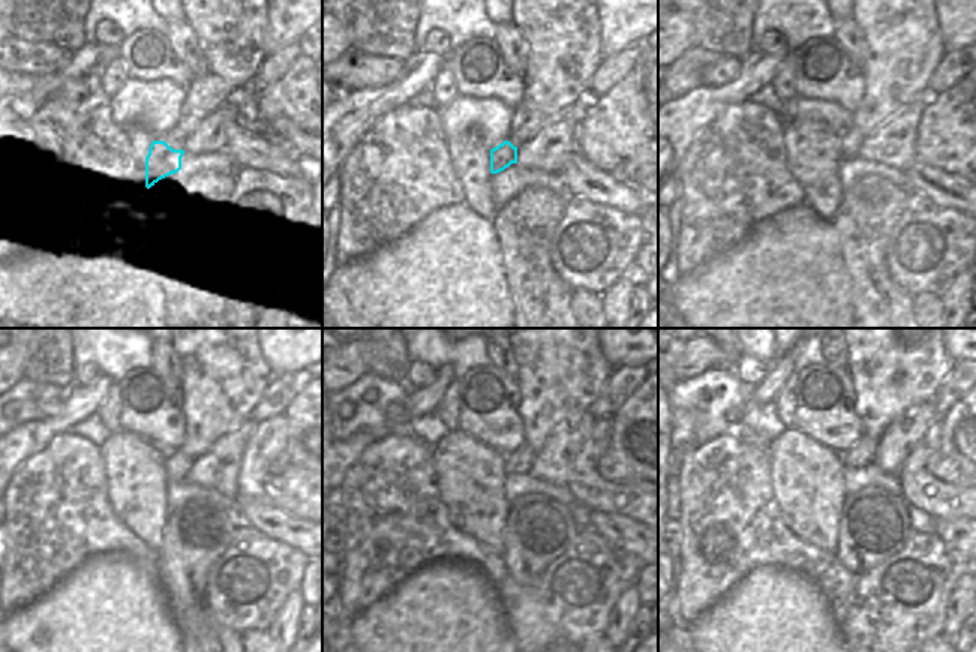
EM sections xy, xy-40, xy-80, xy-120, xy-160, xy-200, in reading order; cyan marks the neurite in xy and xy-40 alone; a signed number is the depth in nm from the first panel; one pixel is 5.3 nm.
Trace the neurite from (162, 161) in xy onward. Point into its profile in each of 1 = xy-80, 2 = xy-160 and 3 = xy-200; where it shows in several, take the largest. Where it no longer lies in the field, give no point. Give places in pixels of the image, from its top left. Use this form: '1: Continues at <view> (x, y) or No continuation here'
1: Continues at xy-80 (852, 138)
2: Continues at xy-160 (517, 462)
3: Continues at xy-200 (862, 453)

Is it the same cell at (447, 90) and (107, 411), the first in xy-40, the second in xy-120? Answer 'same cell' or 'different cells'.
same cell

